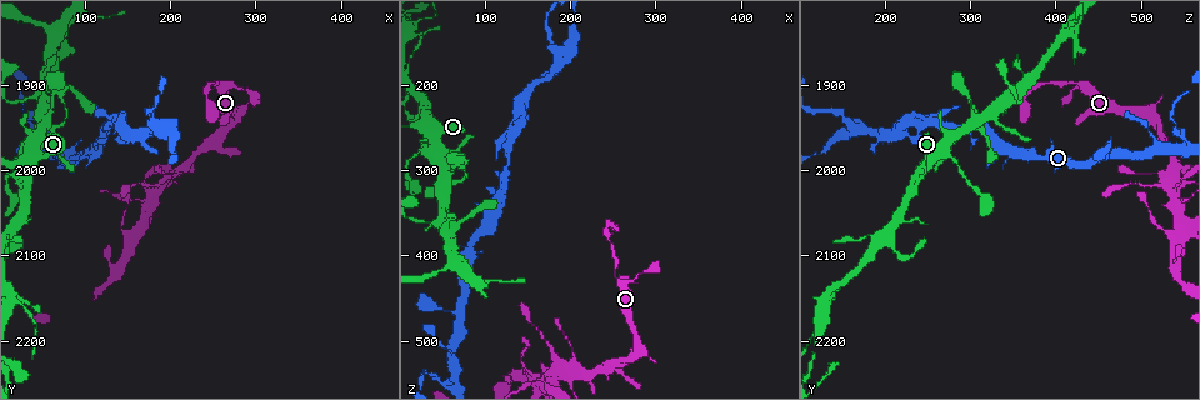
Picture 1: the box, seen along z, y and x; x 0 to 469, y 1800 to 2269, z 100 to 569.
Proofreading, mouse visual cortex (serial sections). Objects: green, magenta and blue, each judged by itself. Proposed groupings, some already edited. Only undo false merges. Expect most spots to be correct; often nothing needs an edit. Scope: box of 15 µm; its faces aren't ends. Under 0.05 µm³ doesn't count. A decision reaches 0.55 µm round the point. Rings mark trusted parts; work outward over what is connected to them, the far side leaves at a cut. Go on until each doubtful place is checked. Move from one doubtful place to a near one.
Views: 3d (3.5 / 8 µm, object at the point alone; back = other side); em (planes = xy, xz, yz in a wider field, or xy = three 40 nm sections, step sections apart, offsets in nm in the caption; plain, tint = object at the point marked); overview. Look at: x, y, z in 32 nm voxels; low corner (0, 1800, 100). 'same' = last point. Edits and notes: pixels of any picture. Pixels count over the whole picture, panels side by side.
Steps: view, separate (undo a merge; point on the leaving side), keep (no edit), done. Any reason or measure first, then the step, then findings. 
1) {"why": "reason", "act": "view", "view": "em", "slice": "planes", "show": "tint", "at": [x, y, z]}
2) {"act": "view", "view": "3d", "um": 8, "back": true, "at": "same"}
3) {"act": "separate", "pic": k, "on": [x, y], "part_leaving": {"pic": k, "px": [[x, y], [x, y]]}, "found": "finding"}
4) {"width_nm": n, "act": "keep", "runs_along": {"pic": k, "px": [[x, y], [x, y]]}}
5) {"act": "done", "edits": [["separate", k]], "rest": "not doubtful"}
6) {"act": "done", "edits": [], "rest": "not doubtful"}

{"why": "thin neck", "act": "view", "view": "3d", "um": 3.5, "at": [45, 1960, 545]}

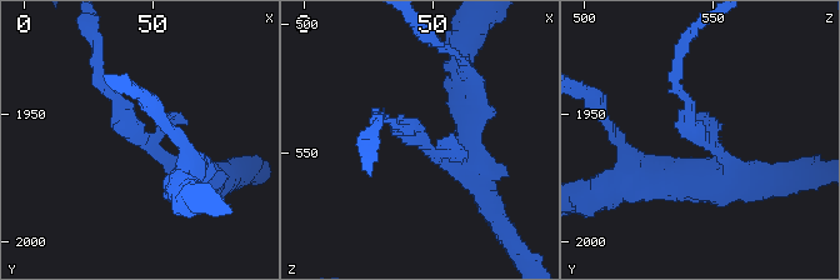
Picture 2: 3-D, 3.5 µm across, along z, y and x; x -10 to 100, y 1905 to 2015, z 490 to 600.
{"act": "view", "view": "em", "slice": "xy", "step": 1, "show": "tint", "at": [48, 1963, 549]}

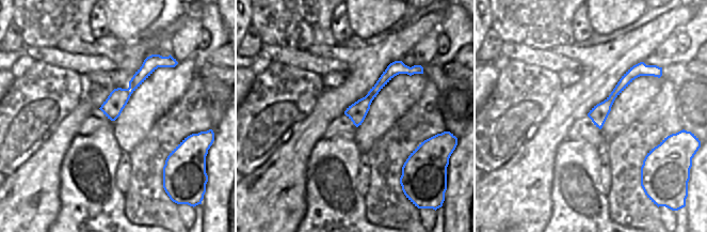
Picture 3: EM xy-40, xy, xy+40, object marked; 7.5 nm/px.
{"width_nm": 150, "act": "keep", "runs_along": {"pic": 2, "px": [[188, 185], [103, 85]]}, "found": "all the same cell"}

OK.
{"why": "thin arm on a thick one", "act": "view", "view": "3d", "um": 3.5, "at": [160, 2030, 545]}

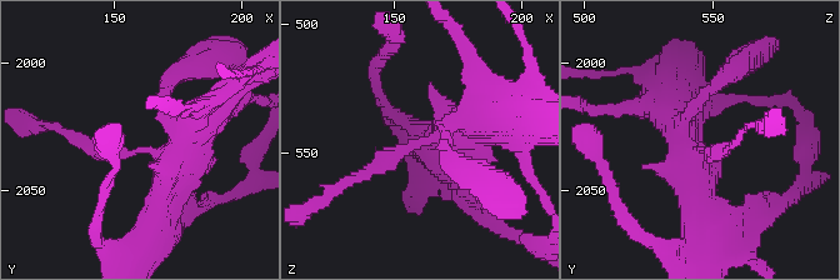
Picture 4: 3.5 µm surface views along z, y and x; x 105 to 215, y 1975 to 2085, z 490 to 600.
{"act": "view", "view": "em", "slice": "xy", "step": 2, "show": "plain", "at": [160, 2034, 547]}

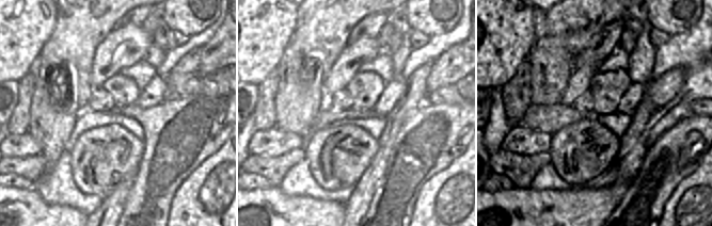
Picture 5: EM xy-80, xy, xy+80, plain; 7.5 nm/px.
{"act": "view", "view": "em", "slice": "xy", "step": 2, "show": "tint", "at": "same"}

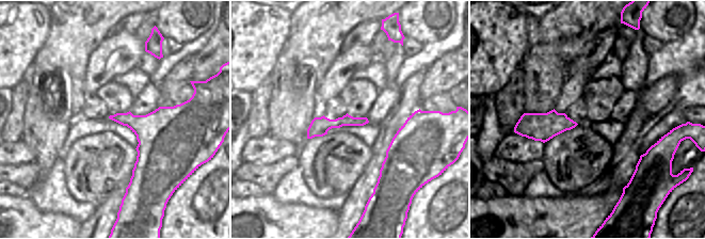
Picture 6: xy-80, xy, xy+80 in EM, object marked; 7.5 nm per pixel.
{"act": "keep", "runs_along": {"pic": 6, "px": [[365, 121], [323, 124], [309, 136]]}, "found": "continuous, no second cell"}

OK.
{"why": "thin arm on a thick one", "act": "view", "view": "3d", "um": 3.5, "at": [160, 2070, 550]}

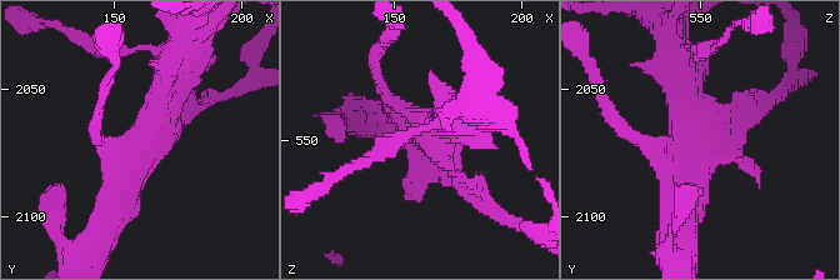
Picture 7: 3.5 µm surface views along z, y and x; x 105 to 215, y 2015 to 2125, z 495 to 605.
{"why": "need the tissue", "act": "view", "view": "em", "slice": "xy", "step": 5, "show": "tint", "at": [163, 2073, 548]}

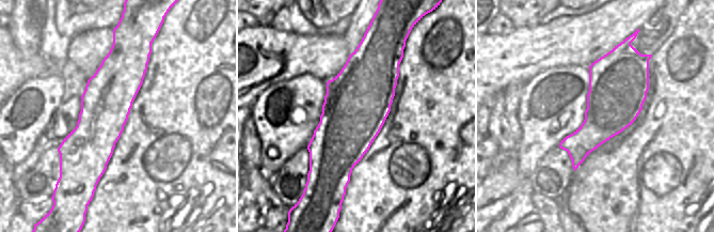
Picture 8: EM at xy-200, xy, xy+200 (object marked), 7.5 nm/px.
{"why": "another direction", "act": "view", "view": "em", "slice": "xy", "step": 2, "show": "tint", "at": "same"}

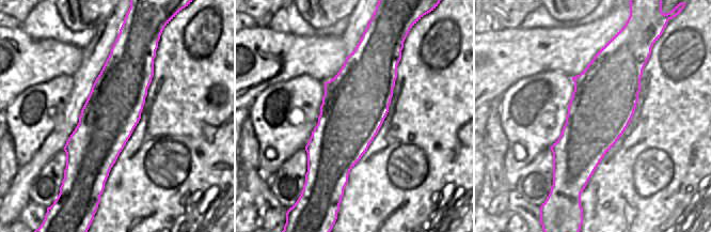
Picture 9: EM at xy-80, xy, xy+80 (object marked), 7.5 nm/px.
{"width_nm": 500, "act": "keep", "runs_along": {"pic": 7, "px": [[165, 69], [158, 123], [111, 218]]}, "found": "all the same cell"}

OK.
{"act": "done", "edits": [], "rest": "not doubtful"}

